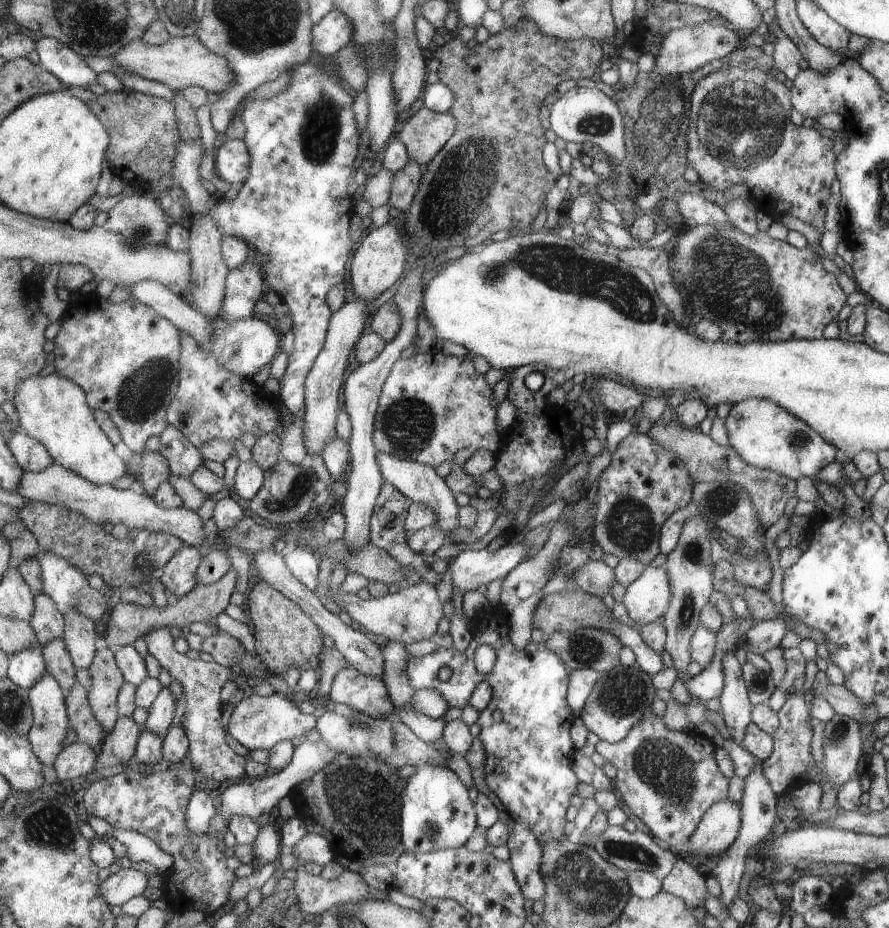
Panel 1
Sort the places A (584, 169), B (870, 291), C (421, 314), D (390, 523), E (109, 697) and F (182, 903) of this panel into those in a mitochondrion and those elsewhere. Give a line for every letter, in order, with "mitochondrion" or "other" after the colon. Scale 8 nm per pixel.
A: other
B: other
C: other
D: other
E: other
F: other

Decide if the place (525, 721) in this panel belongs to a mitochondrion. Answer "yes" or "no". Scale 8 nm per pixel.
no

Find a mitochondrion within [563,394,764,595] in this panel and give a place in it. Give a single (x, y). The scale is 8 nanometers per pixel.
(630, 526)

